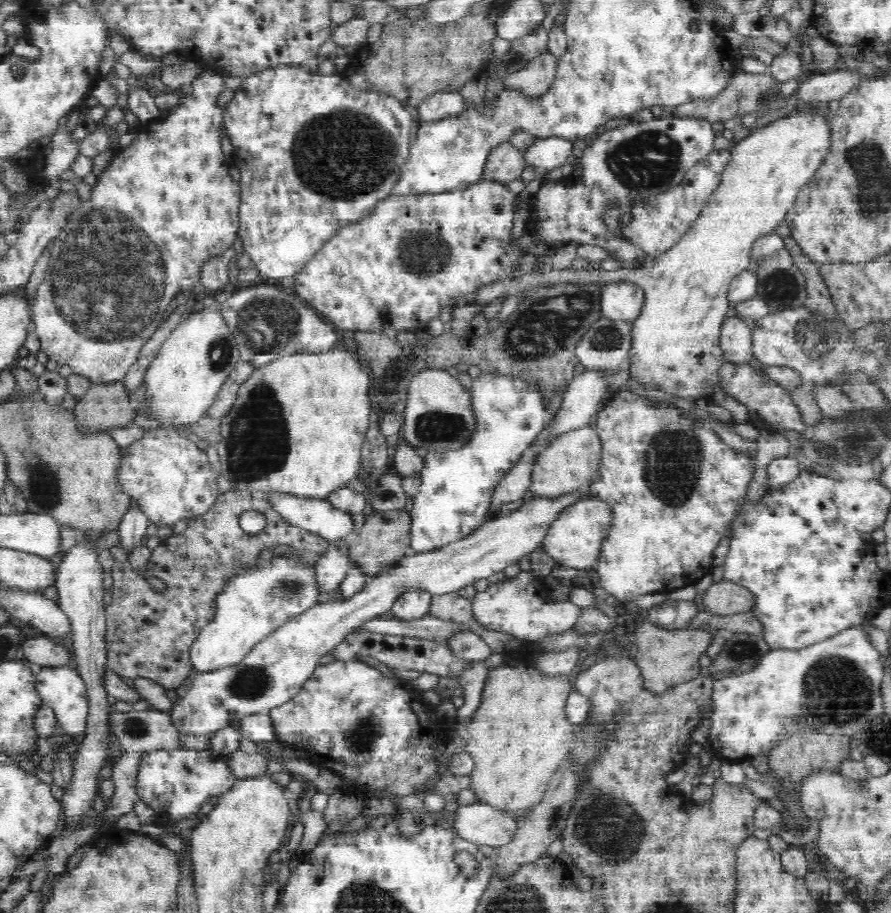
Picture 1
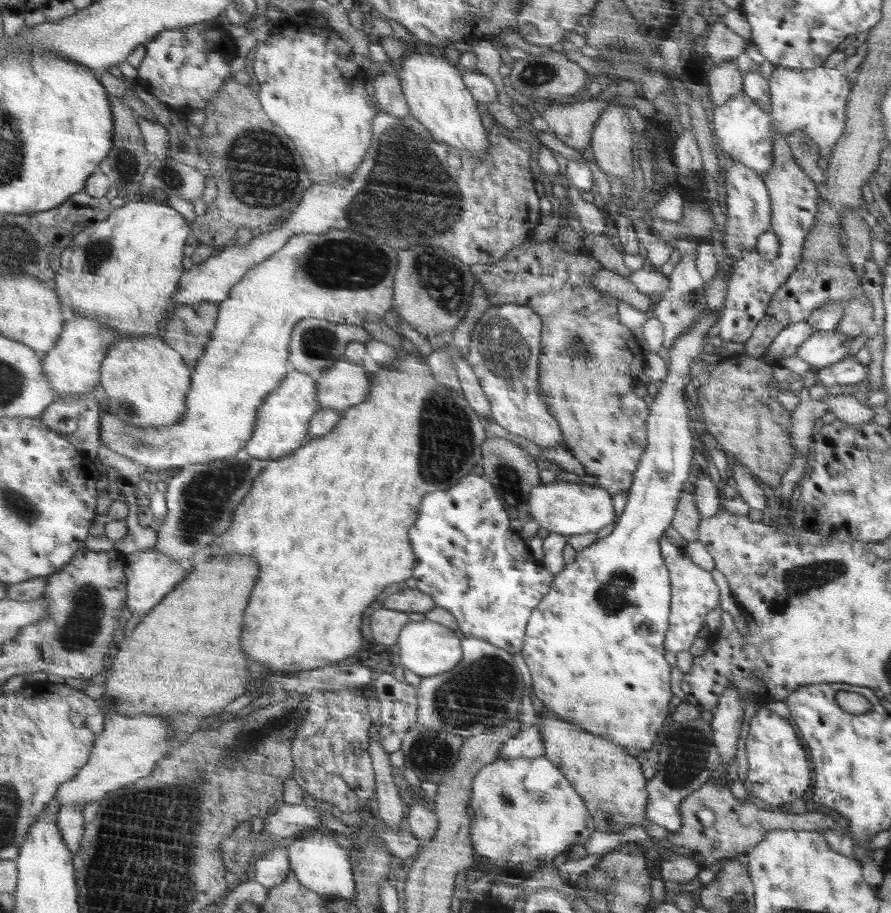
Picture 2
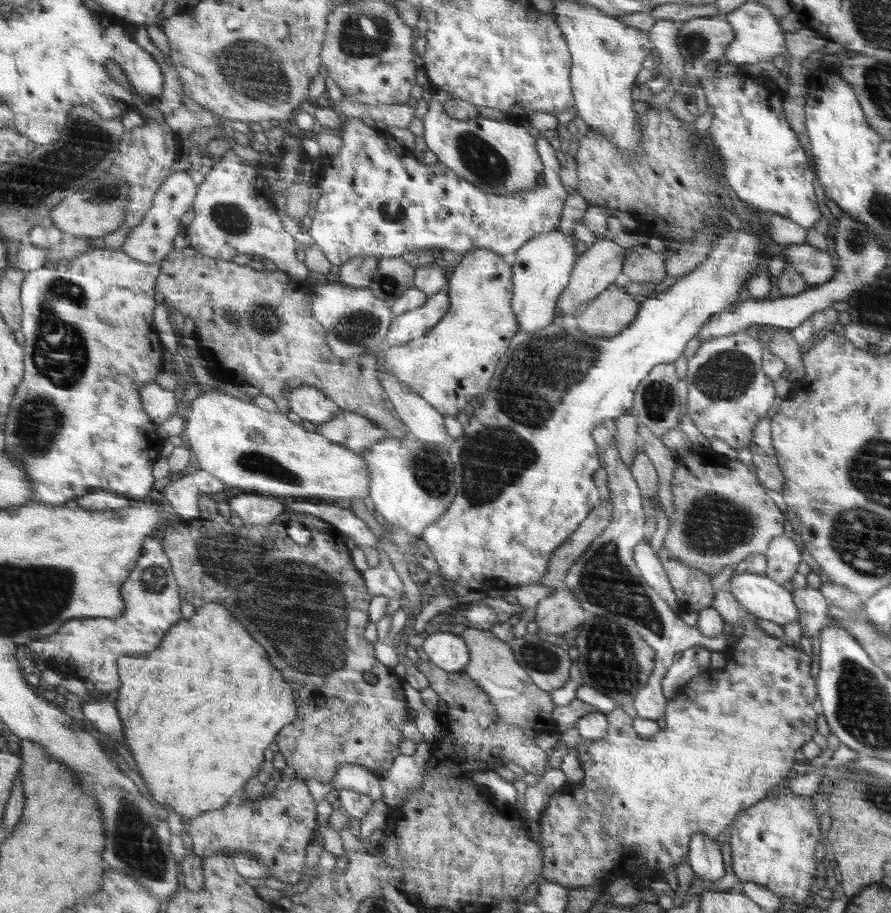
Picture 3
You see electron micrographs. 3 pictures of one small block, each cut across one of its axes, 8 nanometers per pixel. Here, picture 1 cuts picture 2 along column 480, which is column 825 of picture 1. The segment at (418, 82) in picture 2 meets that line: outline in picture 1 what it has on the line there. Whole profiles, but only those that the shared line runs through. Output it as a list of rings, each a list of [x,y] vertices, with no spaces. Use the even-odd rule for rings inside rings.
[[[800,112],[790,118],[778,120],[761,129],[753,129],[752,134],[731,147],[730,164],[726,165],[717,190],[710,195],[705,209],[692,223],[690,230],[664,255],[650,259],[636,269],[621,268],[613,271],[591,270],[551,270],[548,273],[532,271],[519,277],[497,280],[479,286],[473,292],[473,300],[485,305],[500,296],[516,295],[519,292],[531,292],[537,287],[551,286],[559,283],[610,284],[616,281],[637,284],[645,294],[645,301],[640,316],[633,321],[631,330],[631,348],[629,372],[633,380],[642,384],[652,384],[664,392],[682,396],[682,398],[707,398],[718,390],[720,368],[725,364],[721,354],[720,335],[722,324],[730,313],[728,288],[738,274],[750,268],[750,250],[754,242],[766,234],[775,232],[778,226],[785,224],[784,218],[794,206],[798,192],[802,191],[808,181],[814,177],[818,167],[829,152],[832,126],[826,124],[824,116],[812,112]]]

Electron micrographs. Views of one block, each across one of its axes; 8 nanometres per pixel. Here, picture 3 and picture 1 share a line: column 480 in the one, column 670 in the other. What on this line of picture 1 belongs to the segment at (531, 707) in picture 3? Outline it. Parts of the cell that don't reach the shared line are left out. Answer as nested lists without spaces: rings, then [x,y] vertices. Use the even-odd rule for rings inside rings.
[[[649,620],[640,621],[634,633],[636,642],[634,661],[638,668],[642,669],[645,688],[662,696],[670,688],[698,678],[700,673],[694,670],[698,670],[698,660],[706,654],[715,632],[716,629],[711,628],[683,627],[672,630]]]

